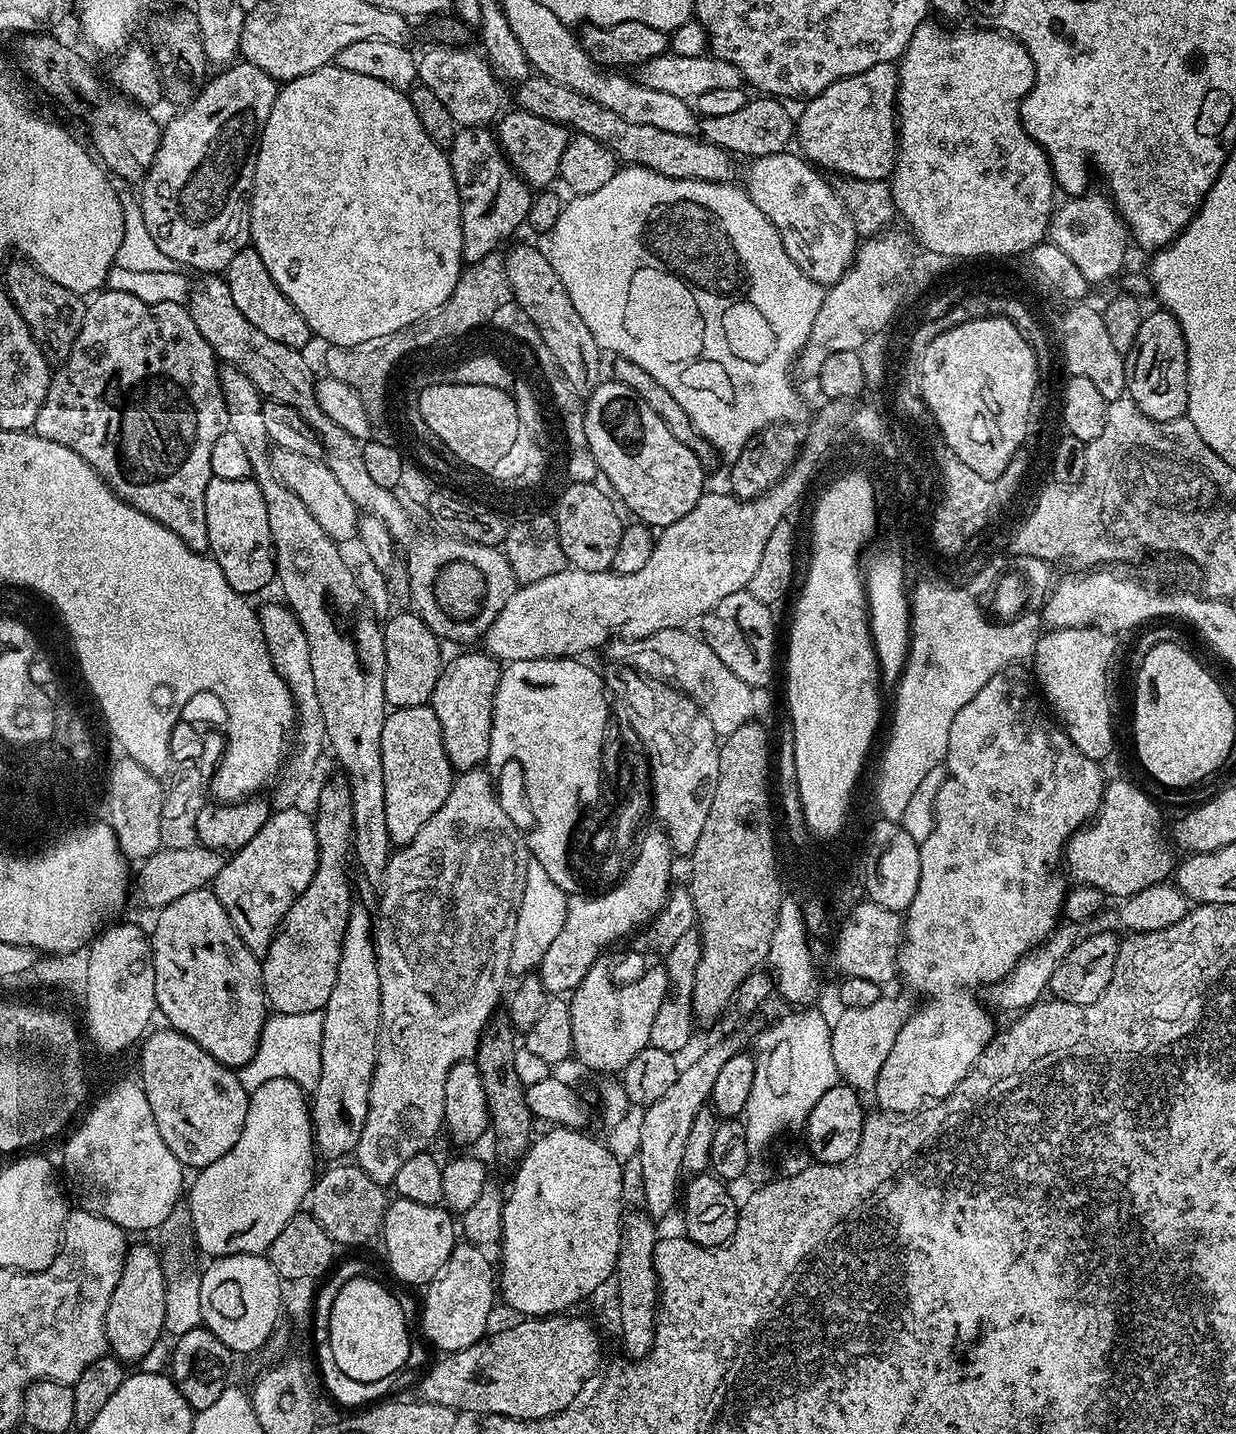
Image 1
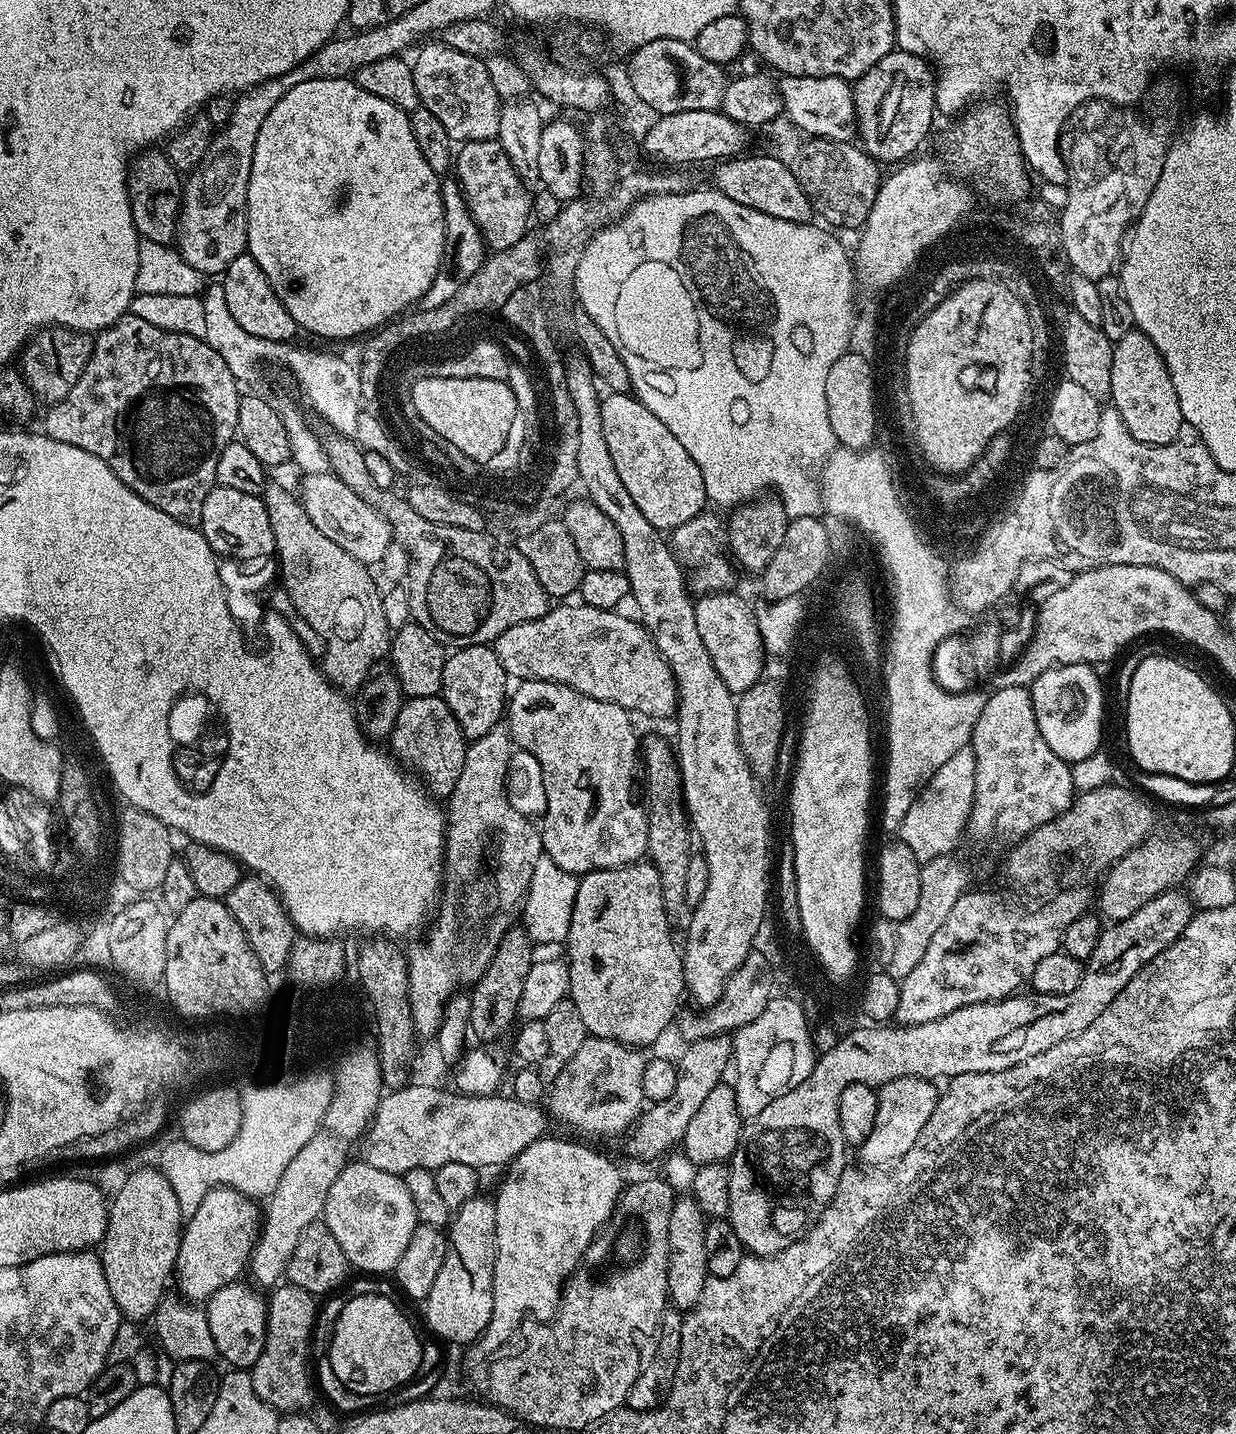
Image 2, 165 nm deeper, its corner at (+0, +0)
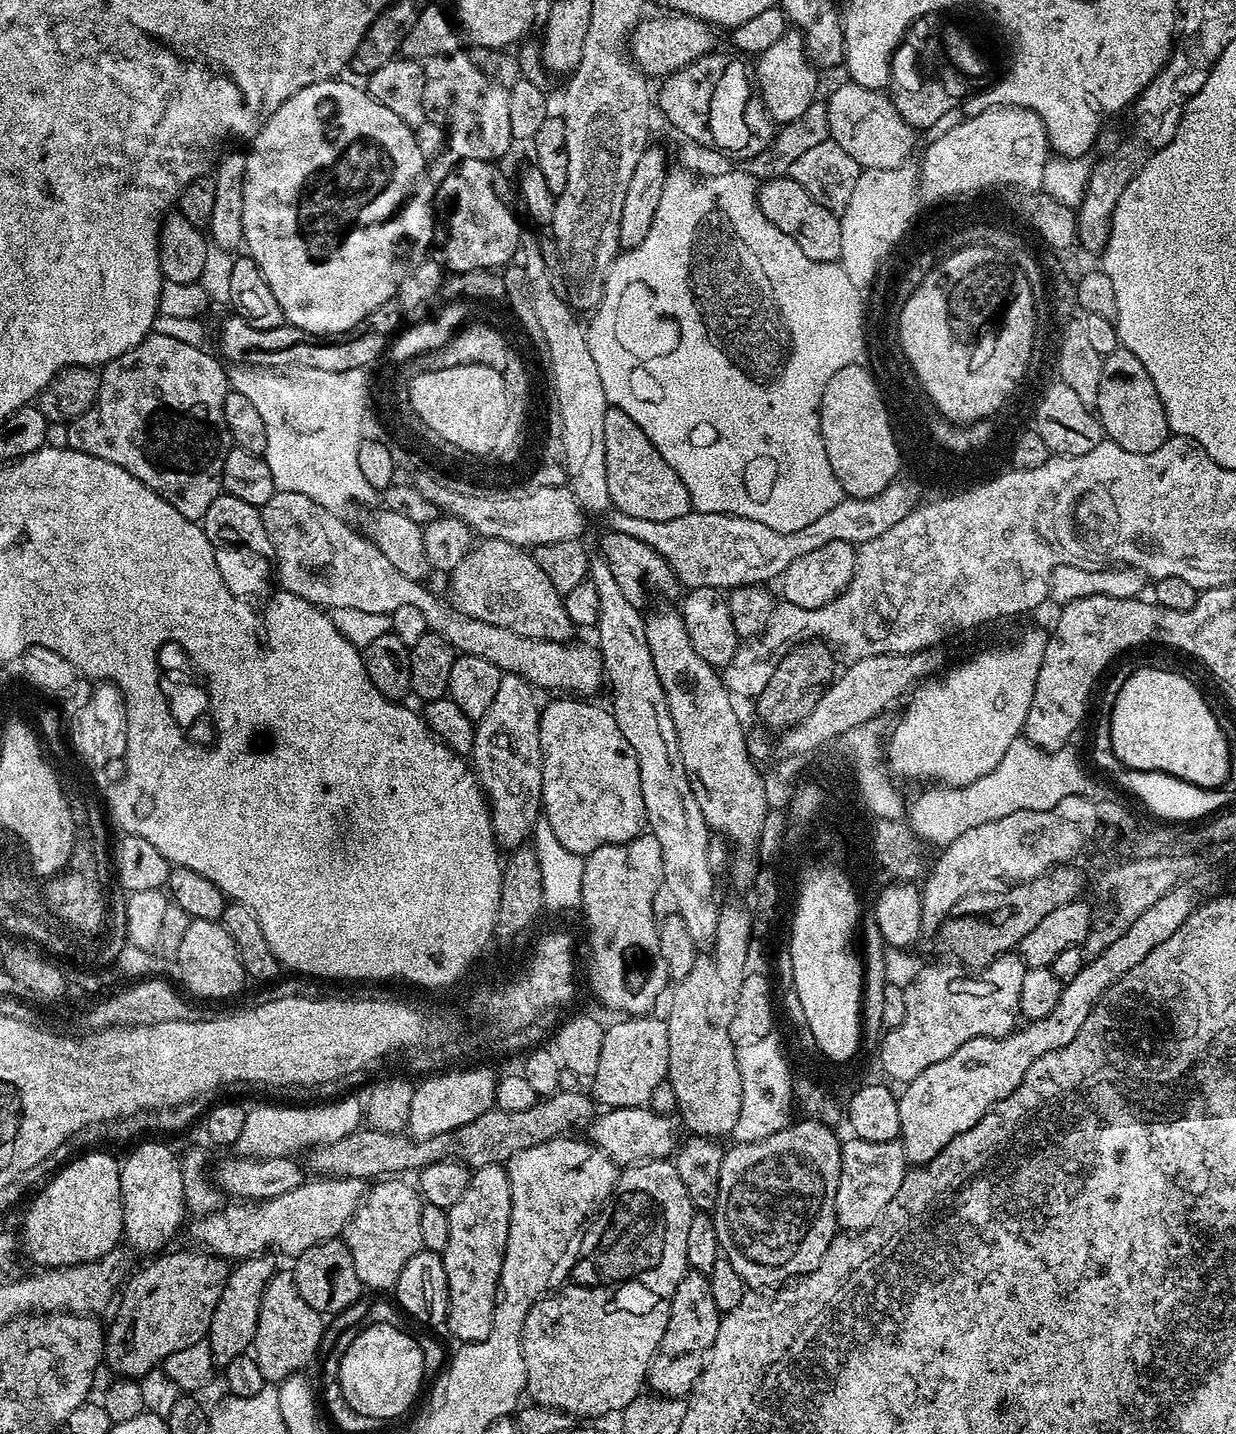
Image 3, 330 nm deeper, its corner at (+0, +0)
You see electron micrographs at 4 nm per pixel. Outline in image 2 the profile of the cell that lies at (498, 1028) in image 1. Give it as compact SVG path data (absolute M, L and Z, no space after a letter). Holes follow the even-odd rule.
M513 926L502 938L494 958L490 958L490 966L471 985L469 1025L471 1031L476 1032L477 1041L492 1042L500 1040L508 1031L513 1031L518 1020L518 1001L522 998L522 989L526 983L526 974L530 974L530 966L534 962L534 945L523 926Z

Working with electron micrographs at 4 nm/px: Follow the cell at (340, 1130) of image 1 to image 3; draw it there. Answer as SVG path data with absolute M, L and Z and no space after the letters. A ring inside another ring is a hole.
M268 1254L251 1256L249 1260L239 1261L228 1273L228 1283L224 1285L218 1298L218 1306L214 1306L214 1318L210 1318L206 1337L217 1365L234 1362L236 1356L243 1356L251 1349L262 1306L262 1294L270 1278L278 1270L278 1264L270 1257Z

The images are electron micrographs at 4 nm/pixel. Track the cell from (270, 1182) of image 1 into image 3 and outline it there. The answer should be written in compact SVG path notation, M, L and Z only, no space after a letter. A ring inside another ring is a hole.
M207 1250L191 1251L157 1255L137 1276L127 1277L119 1297L120 1309L112 1325L107 1325L104 1338L103 1363L109 1364L117 1377L141 1378L170 1354L207 1337L214 1306L228 1283L230 1264Z

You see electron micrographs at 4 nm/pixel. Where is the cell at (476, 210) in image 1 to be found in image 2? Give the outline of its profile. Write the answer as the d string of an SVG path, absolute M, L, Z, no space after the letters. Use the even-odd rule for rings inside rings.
M455 178L445 179L440 186L440 197L442 198L442 210L444 211L444 253L438 266L438 274L434 274L434 282L430 290L418 302L420 308L435 310L450 302L474 274L483 266L486 259L486 245L480 228L474 222L470 214L468 204L464 201L464 193L460 191L460 182Z

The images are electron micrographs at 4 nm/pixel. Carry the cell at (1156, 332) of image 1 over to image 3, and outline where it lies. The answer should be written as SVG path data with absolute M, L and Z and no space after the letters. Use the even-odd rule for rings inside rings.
M1119 347L1104 357L1094 411L1104 427L1105 437L1122 446L1122 450L1130 450L1130 454L1150 454L1165 444L1170 435L1162 398L1158 398L1158 390L1154 390L1146 366L1125 348Z

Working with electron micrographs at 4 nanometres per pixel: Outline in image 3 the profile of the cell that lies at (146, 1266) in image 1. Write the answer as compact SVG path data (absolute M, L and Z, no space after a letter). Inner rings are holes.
M144 1142L123 1159L119 1181L123 1194L125 1241L140 1252L156 1254L183 1227L186 1217L184 1171L181 1159L160 1142Z

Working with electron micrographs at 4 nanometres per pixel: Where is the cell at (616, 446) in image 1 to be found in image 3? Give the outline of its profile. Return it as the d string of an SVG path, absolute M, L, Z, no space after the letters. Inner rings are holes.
M609 407L606 414L606 486L611 507L634 518L650 518L650 522L670 522L670 518L679 518L693 511L690 494L686 486L682 486L682 478L678 478L678 474L670 470L666 458L658 454L658 450L636 425L634 418L613 407Z

